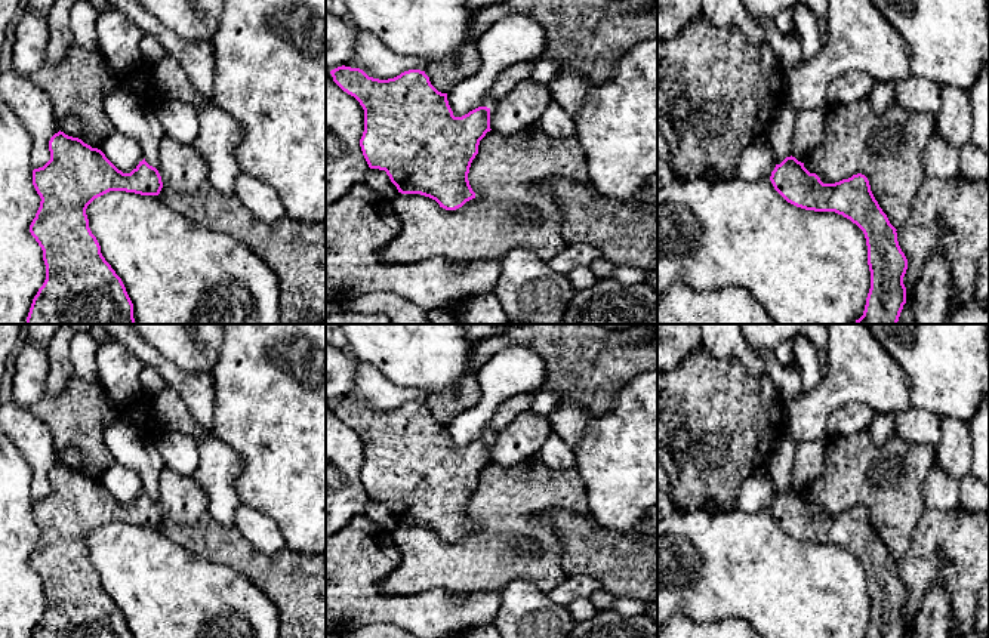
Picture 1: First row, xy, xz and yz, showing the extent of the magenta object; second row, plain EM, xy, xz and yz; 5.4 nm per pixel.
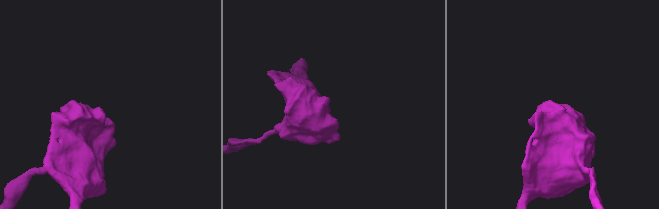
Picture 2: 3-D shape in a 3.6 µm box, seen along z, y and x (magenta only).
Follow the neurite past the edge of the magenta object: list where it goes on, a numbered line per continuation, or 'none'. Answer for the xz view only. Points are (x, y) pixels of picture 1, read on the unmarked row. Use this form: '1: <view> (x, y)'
none

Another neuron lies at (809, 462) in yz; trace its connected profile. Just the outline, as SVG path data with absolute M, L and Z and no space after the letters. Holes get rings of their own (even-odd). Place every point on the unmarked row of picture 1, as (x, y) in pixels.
M826 440L797 443L792 466L791 487L798 493L807 491L810 483L817 478L825 466Z

